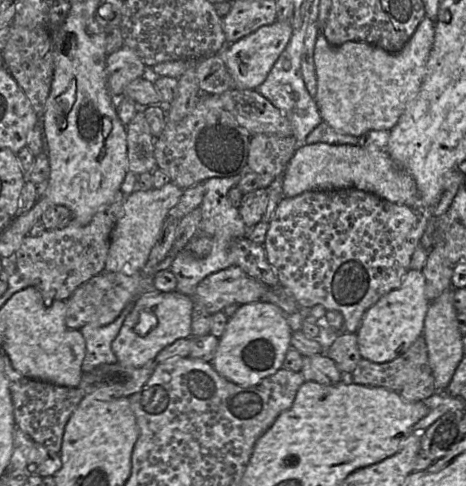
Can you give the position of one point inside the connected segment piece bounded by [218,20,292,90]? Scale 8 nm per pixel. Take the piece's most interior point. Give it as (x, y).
(249, 60)

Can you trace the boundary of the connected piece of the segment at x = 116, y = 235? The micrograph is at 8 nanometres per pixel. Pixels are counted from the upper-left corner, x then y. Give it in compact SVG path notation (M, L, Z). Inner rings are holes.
M173 183L147 191L135 190L124 201L121 215L110 236L110 246L103 272L139 273L145 267L149 254L158 240L163 224L171 209L182 196L183 189Z

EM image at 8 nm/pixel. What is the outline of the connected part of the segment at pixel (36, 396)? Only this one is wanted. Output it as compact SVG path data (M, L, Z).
M1 351L4 373L9 380L16 427L27 434L32 441L43 445L47 450L60 453L65 426L80 401L85 397L78 387L65 387L30 379L17 372L9 357Z

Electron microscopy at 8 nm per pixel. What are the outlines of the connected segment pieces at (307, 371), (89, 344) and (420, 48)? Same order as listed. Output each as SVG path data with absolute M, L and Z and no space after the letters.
M326 352L303 356L300 373L305 381L314 381L323 385L334 385L345 379Z
M135 301L129 302L119 317L105 326L86 325L80 329L85 339L86 353L82 362L82 372L92 371L100 364L117 362L117 357L111 349L113 340L118 335L127 315L135 306Z
M425 16L405 46L391 53L366 42L347 41L335 46L320 32L314 48L315 102L323 121L358 138L371 130L390 131L420 90L434 34L434 22Z

